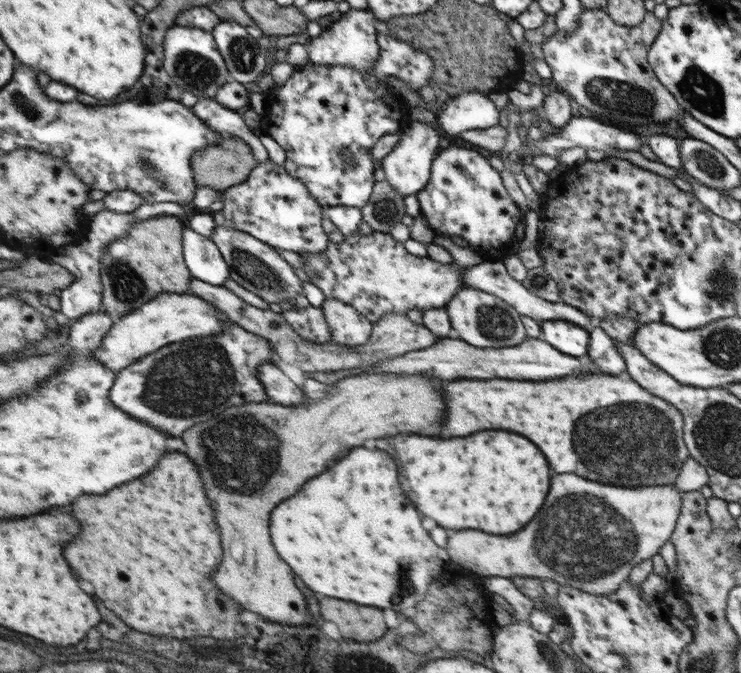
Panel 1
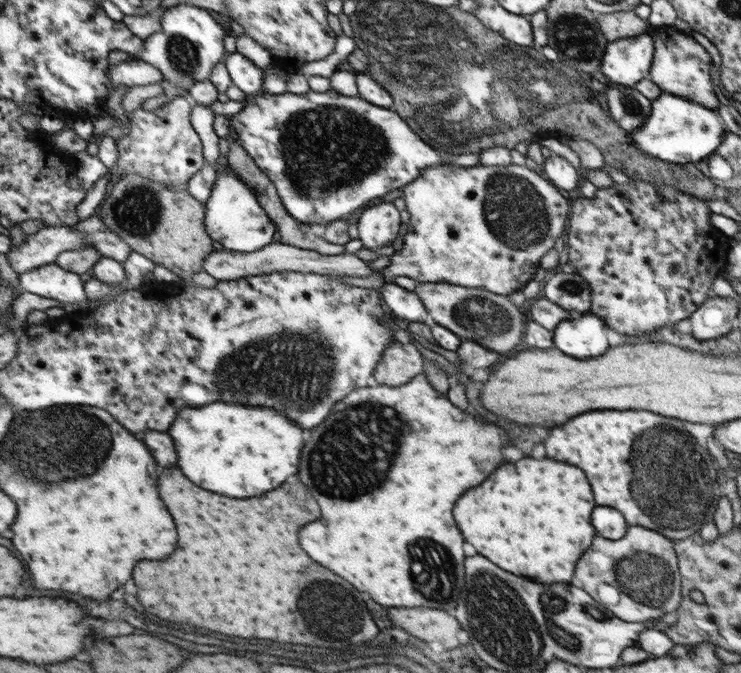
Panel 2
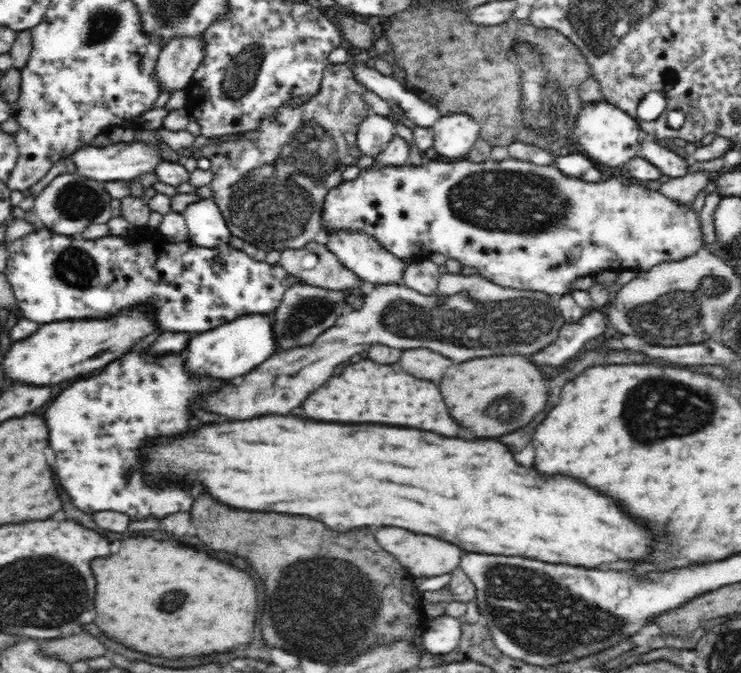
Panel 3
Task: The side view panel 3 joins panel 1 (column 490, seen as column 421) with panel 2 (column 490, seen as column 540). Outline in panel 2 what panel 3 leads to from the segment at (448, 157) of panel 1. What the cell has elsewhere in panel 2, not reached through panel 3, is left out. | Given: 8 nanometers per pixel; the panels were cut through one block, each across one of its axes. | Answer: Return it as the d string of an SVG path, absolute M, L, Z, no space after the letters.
M449 163L440 164L439 166L427 166L411 183L405 184L399 191L398 195L405 202L405 210L409 212L409 221L406 224L407 231L403 236L403 246L399 250L389 256L390 263L382 269L385 283L391 283L395 276L407 276L416 283L446 283L463 286L465 288L483 288L493 294L508 296L515 290L522 290L523 284L527 284L537 266L539 266L539 258L545 256L555 240L561 236L565 220L567 220L567 212L569 212L569 204L567 200L561 196L561 192L549 184L547 180L543 180L539 174L535 174L533 170L525 167L525 165L515 165L509 163L507 166L481 166L460 167Z

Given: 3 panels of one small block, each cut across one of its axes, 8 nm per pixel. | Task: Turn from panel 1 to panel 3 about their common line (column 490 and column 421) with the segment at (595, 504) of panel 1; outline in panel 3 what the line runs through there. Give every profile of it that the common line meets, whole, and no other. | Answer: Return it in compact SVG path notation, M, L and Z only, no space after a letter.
M378 528L376 530L376 540L378 544L390 552L390 554L398 560L399 564L406 568L408 572L415 578L426 577L432 578L433 576L442 576L450 574L453 570L459 567L460 548L454 544L448 544L444 540L438 540L434 536L424 536L424 534L414 534L408 532L404 528Z

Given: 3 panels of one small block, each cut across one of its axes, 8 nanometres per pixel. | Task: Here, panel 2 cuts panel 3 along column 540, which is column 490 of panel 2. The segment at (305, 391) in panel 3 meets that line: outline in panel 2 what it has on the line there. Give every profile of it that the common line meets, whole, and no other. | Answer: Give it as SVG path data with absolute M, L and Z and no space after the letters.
M431 282L416 283L413 291L422 300L426 313L435 324L446 328L461 340L487 342L483 346L499 356L511 350L523 334L521 308L513 305L507 296L493 294L483 288Z

